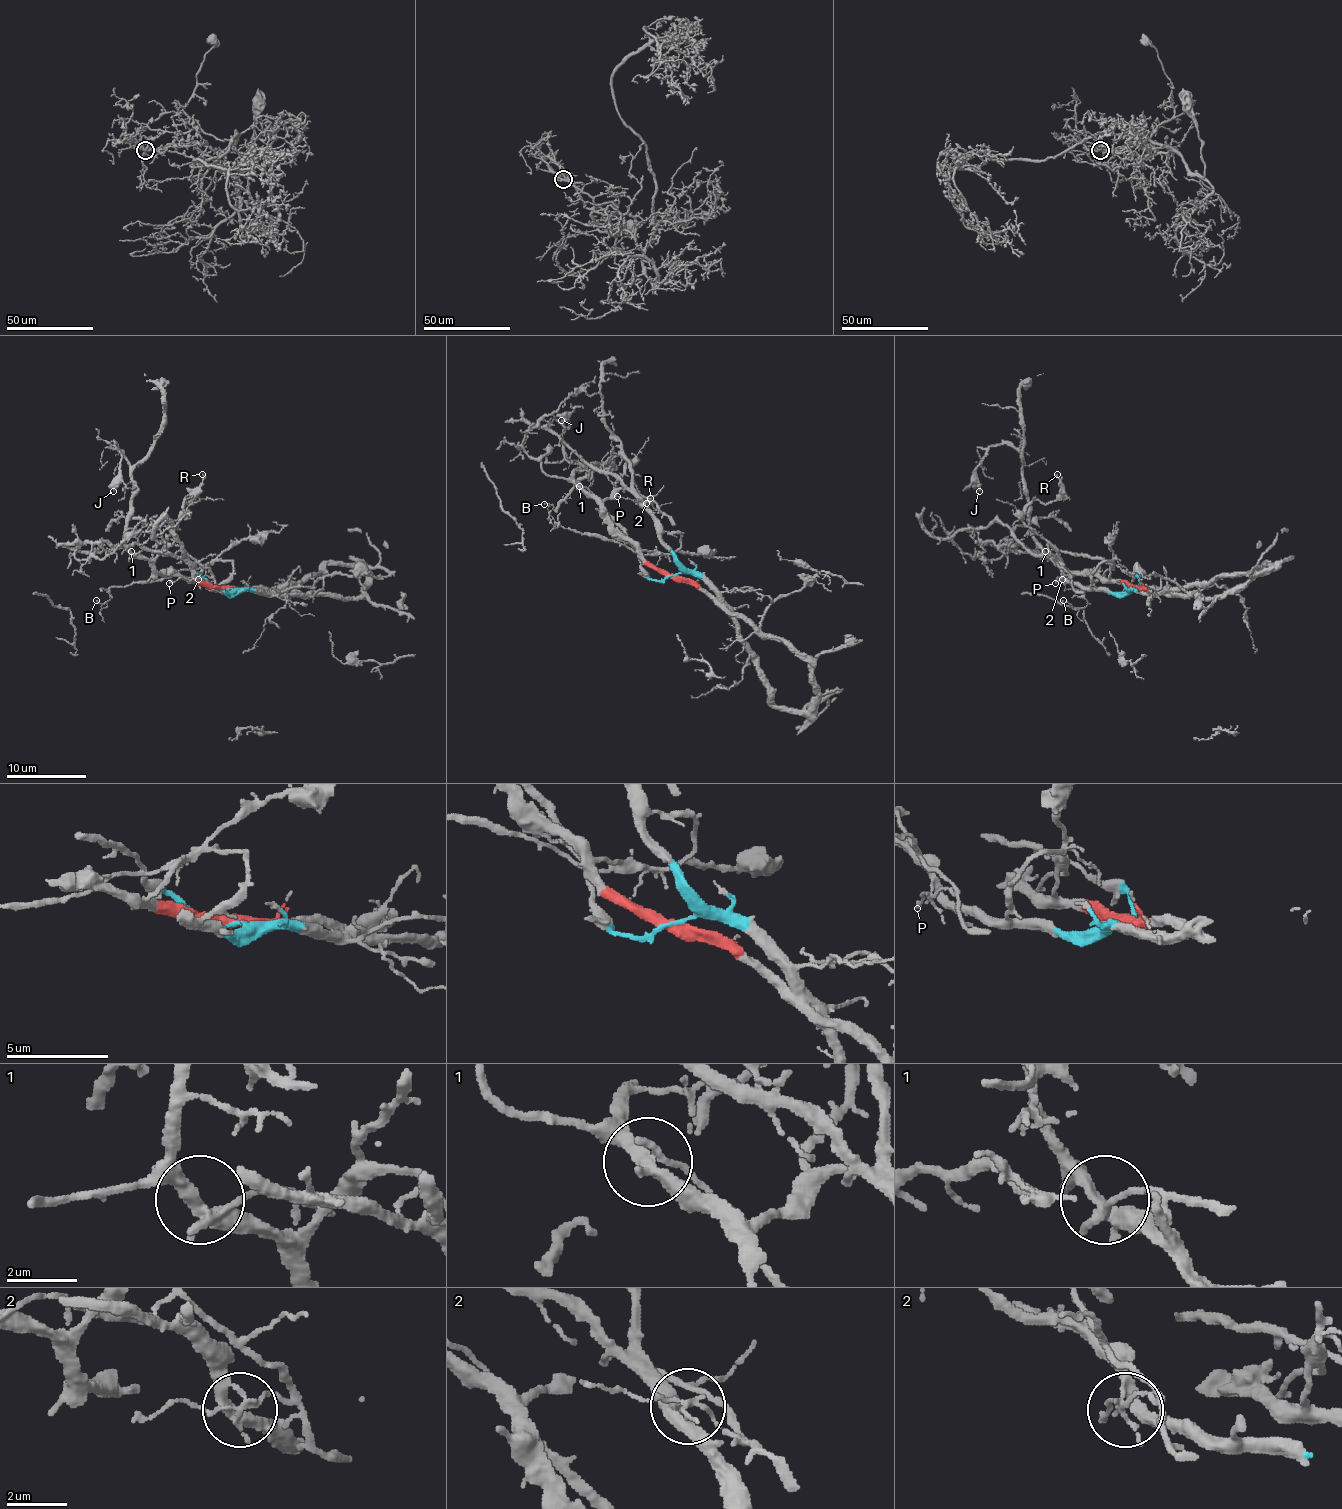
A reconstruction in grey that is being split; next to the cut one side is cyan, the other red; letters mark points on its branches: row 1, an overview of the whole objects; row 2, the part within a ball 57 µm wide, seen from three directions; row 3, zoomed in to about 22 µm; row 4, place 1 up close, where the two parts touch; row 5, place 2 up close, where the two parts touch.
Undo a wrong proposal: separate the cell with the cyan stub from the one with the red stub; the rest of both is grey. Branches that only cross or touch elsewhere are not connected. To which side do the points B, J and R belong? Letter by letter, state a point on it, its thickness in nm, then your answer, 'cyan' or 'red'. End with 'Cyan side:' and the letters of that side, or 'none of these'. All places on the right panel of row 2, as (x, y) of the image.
B: place (1063, 600); calibre 110 nm; cyan
J: place (979, 491); calibre 180 nm; red
R: place (1057, 474); calibre 90 nm; red
Cyan side: B

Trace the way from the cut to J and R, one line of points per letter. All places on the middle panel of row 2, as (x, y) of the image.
J: (671, 575), (659, 573), (575, 482), (575, 470), (581, 466), (567, 454), (563, 436), (567, 416), (561, 420)
R: (671, 575), (659, 573), (639, 553), (603, 505), (627, 462), (637, 490), (643, 498), (651, 498)

